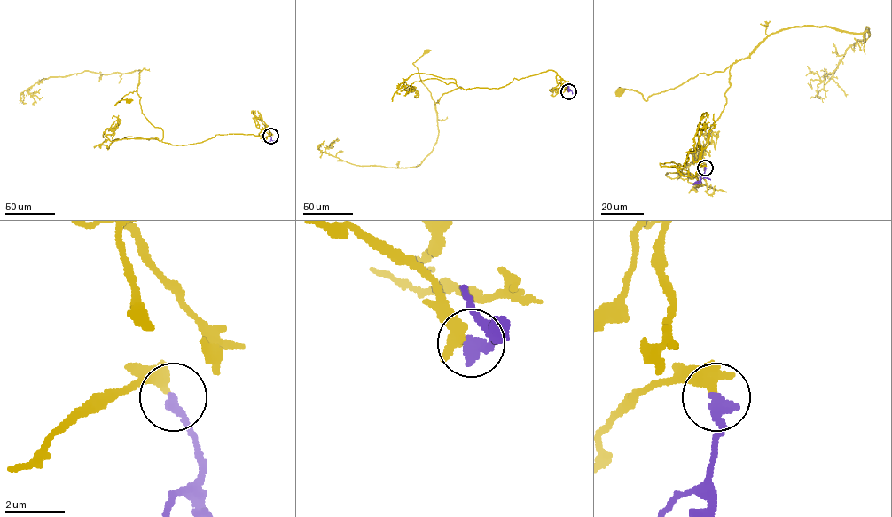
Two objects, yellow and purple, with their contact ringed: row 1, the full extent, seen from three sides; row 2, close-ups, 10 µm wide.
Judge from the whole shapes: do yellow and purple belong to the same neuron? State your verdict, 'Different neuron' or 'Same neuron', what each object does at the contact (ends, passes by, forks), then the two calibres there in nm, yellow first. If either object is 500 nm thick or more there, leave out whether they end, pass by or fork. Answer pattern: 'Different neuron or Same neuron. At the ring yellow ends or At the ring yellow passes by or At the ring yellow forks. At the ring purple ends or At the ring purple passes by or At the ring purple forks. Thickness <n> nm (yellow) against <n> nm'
Same neuron. At the ring yellow passes by. At the ring purple ends. Thickness 320 nm (yellow) against 400 nm

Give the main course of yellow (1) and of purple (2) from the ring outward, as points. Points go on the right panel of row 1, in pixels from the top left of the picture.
1: (705, 167), (660, 163), (700, 185), (695, 152), (731, 66), (646, 100), (619, 91)
2: (705, 167), (700, 179), (692, 184)

